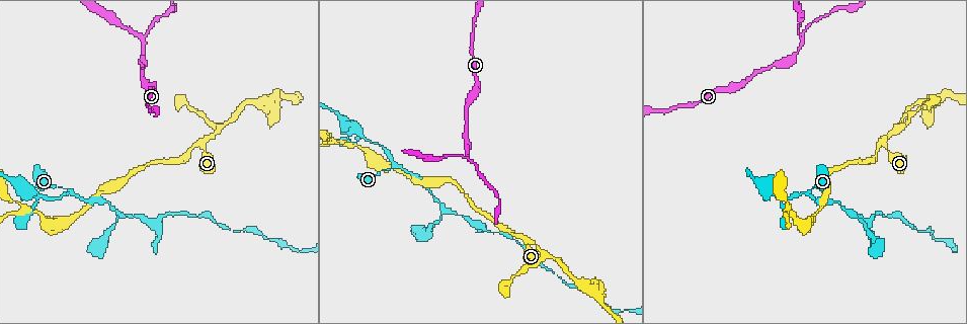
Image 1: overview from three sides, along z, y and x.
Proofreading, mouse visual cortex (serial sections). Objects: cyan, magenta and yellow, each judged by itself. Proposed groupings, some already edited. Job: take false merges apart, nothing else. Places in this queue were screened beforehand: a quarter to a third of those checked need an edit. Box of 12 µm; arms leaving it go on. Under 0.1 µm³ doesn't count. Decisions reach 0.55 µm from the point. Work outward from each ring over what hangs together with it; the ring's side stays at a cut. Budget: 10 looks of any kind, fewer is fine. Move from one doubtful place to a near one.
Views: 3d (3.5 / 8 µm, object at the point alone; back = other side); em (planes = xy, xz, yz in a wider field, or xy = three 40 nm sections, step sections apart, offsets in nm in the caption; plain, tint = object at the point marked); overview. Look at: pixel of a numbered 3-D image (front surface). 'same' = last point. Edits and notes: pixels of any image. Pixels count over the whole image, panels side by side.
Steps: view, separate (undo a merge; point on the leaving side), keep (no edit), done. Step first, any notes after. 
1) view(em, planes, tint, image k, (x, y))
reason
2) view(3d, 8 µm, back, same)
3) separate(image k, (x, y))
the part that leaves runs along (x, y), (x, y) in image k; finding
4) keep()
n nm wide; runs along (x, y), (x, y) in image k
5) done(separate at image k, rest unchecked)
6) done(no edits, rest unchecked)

view(3d, 3.5 µm, image 1, (810, 193))
three arms meet

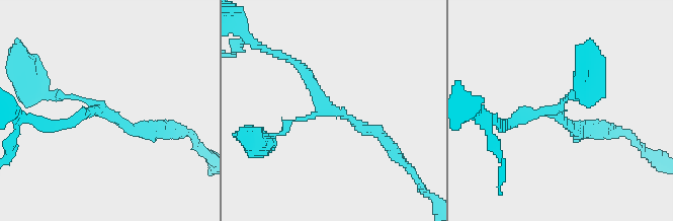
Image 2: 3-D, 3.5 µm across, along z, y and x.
view(em, xy, step 1, tint, image 2, (327, 109))
3 arms; arms of 100, 150, 200 nm

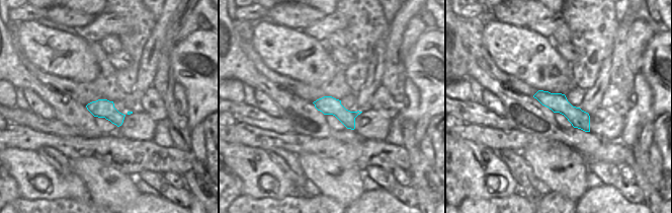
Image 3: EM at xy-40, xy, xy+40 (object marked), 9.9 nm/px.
keep()
runs along (41, 93), (85, 99), (132, 131), (157, 131) in image 2; continuous, no second cell

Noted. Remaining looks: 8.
view(3d, 3.5 µm, image 1, (173, 213))

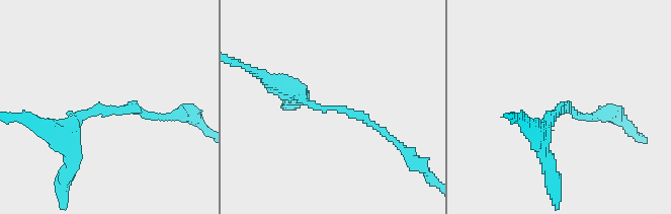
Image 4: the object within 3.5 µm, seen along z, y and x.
view(em, xy, step 3, tint, image 4, (327, 107))
arms of 100, 300 nm

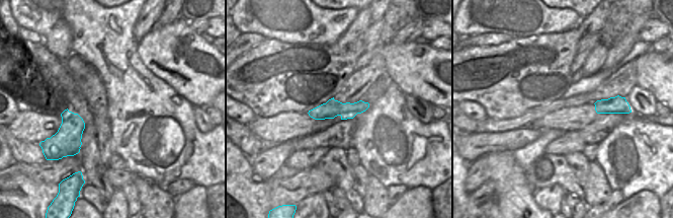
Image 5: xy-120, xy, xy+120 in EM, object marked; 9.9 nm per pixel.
keep()
runs along (272, 83), (310, 104), (359, 115), (388, 135) in image 4; one cell here

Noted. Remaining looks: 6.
view(3d, 3.5 µm, image 1, (881, 144))
three-way junction

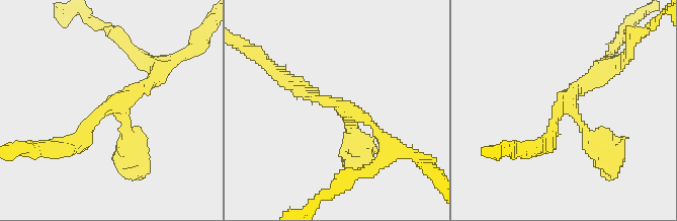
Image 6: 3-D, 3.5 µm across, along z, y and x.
view(em, planes, tint, image 6, (339, 110))

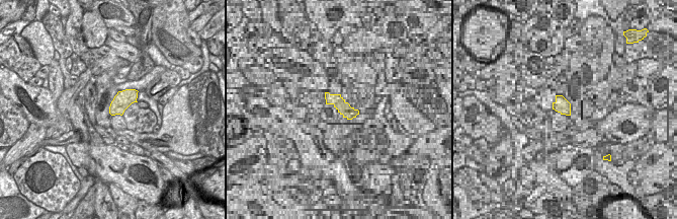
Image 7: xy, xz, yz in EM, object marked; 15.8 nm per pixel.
keep()
3 arms; runs along (357, 150), (348, 117), (292, 83) in image 6; all the same cell

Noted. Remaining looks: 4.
view(em, xy, step 2, tint, image 1, (144, 39))
three arms meet

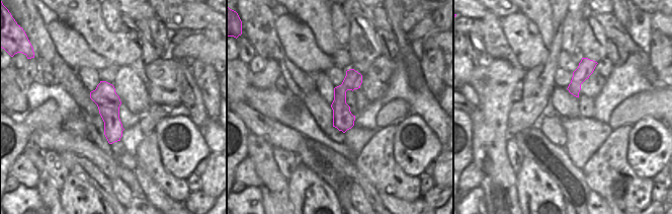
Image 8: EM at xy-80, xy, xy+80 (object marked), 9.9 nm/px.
view(3d, 3.5 µm, same)
see where the arms go

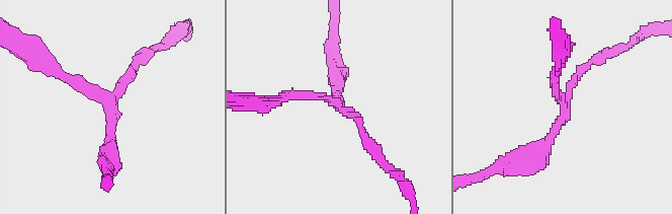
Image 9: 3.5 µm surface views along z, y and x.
separate(image 9, (299, 96))
a second cell is stuck on

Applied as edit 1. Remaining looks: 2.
done(separate at image 9, rest unchecked)

